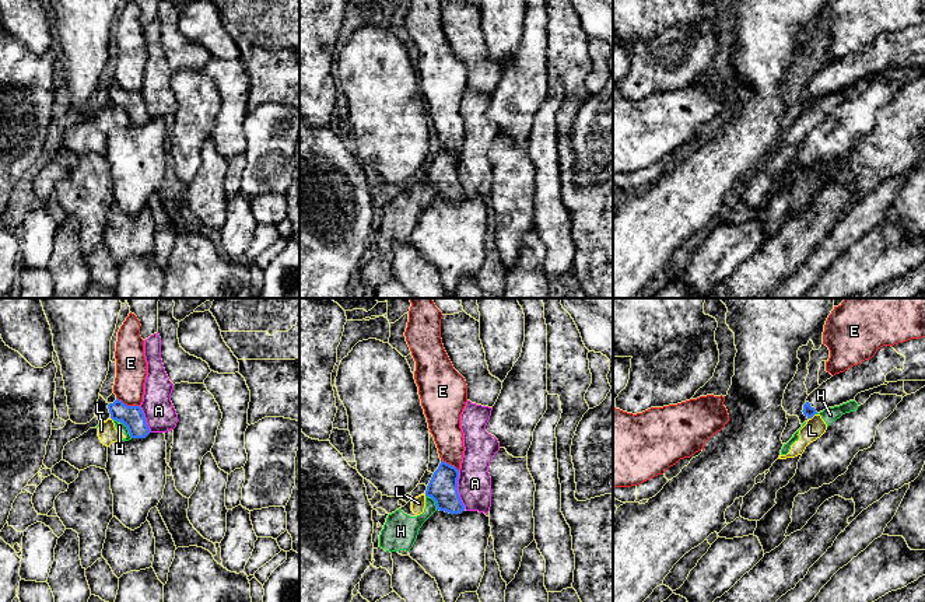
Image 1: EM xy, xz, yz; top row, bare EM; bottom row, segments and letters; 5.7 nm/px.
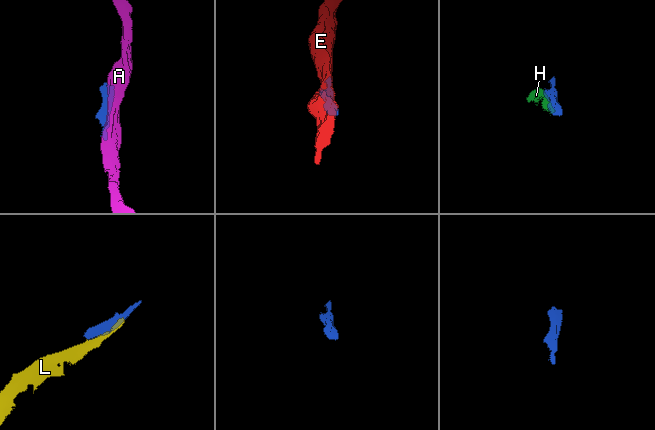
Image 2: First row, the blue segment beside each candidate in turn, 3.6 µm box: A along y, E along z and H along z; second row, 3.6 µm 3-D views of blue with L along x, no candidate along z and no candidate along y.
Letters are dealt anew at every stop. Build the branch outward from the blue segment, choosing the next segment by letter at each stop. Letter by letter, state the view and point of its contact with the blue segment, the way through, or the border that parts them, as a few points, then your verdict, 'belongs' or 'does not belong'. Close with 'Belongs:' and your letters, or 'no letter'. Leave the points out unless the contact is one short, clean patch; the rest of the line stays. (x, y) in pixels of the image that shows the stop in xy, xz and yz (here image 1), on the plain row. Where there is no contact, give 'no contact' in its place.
A: contact xz (456, 177); does not belong
E: contact xy (126, 91); does not belong
H: contact xy (125, 111); border xy (114, 105), (119, 107), (132, 123); does not belong
L: contact yz (812, 102); border yz (815, 100), (809, 105); does not belong
Belongs: no letter

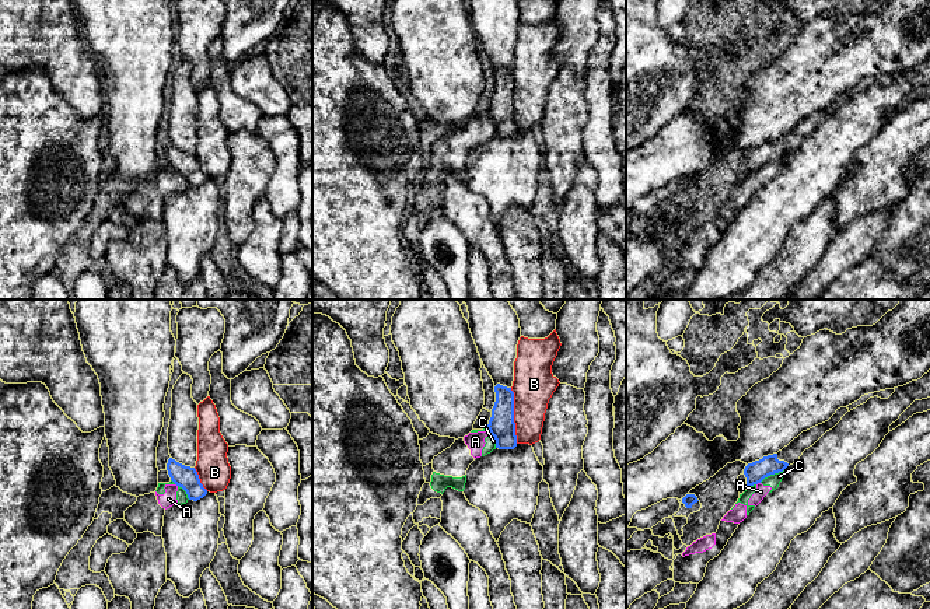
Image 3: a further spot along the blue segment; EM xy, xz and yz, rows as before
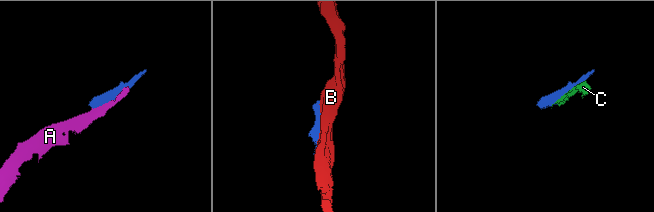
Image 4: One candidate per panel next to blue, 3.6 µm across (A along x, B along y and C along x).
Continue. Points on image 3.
A: contact yz (758, 168); border yz (759, 168), (757, 171); does not belong
B: contact xz (513, 102); does not belong
C: contact yz (771, 160); border yz (783, 156), (765, 163), (759, 168); does not belong
Belongs: no letter

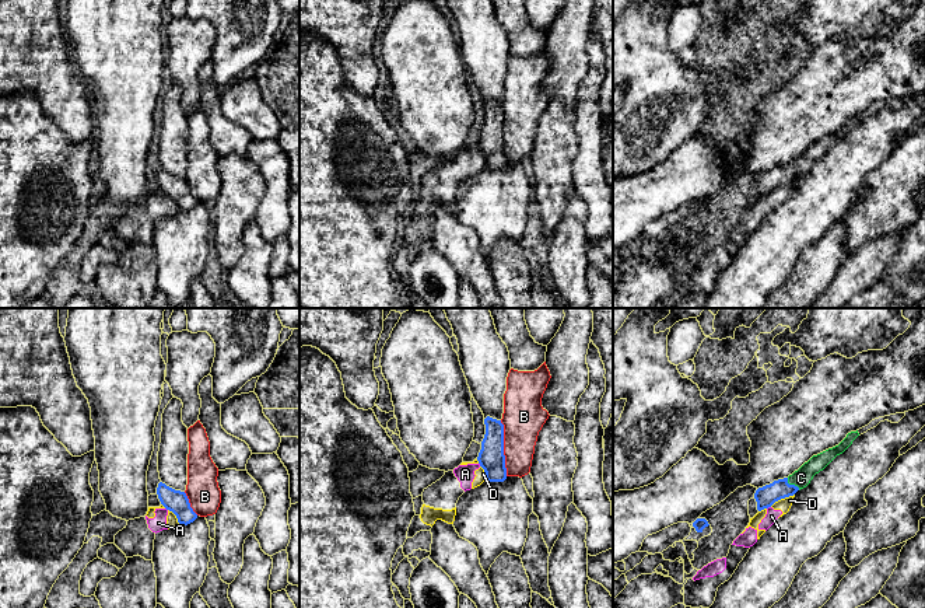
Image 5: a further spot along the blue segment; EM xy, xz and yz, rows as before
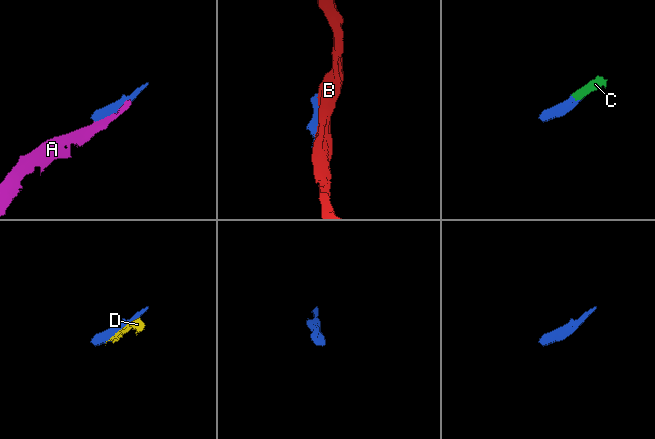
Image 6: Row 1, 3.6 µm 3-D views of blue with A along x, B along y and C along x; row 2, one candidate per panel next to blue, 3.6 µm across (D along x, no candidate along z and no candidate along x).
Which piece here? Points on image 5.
A: contact yz (768, 192); border yz (770, 192), (767, 195); does not belong
B: contact xz (503, 135); does not belong
C: contact yz (792, 171); way yz (766, 182), (792, 171), (801, 164); belongs
D: contact yz (781, 184); border yz (794, 180), (775, 187), (770, 192); does not belong
Belongs: C

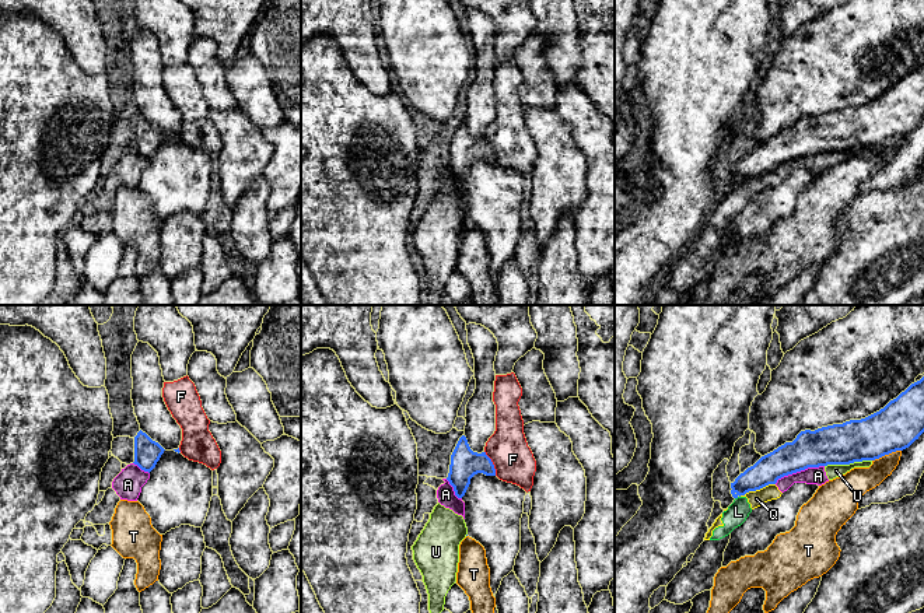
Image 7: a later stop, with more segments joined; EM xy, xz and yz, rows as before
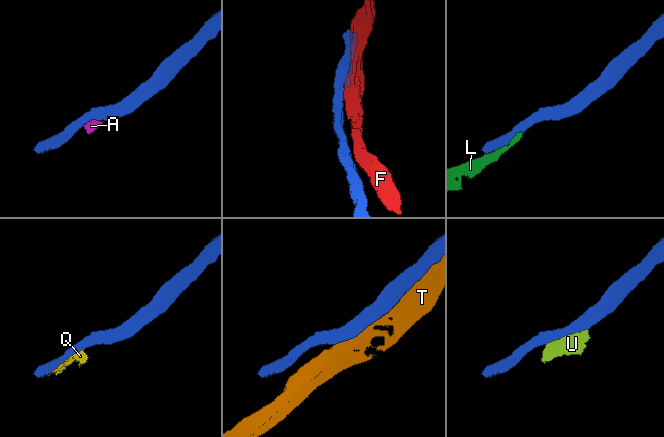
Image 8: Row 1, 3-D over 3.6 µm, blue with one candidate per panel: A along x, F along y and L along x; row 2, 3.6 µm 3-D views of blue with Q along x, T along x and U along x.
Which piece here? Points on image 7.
A: contact yz (798, 157); border yz (823, 151), (784, 161), (774, 170); does not belong
F: contact xz (492, 150); does not belong
L: contact yz (737, 184); border yz (739, 182), (735, 185); does not belong
Q: contact yz (756, 175); border yz (774, 170), (739, 182); does not belong
T: contact yz (886, 140); does not belong
U: contact yz (847, 150); does not belong
Belongs: no letter

